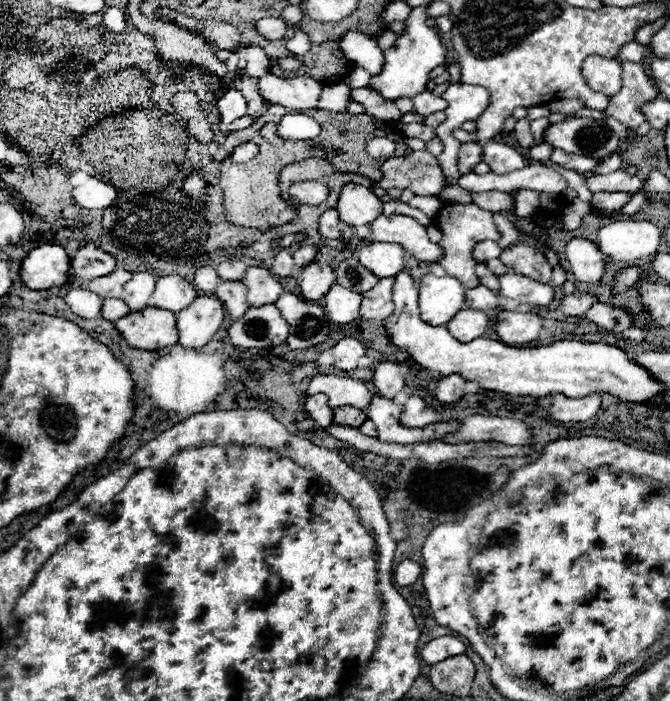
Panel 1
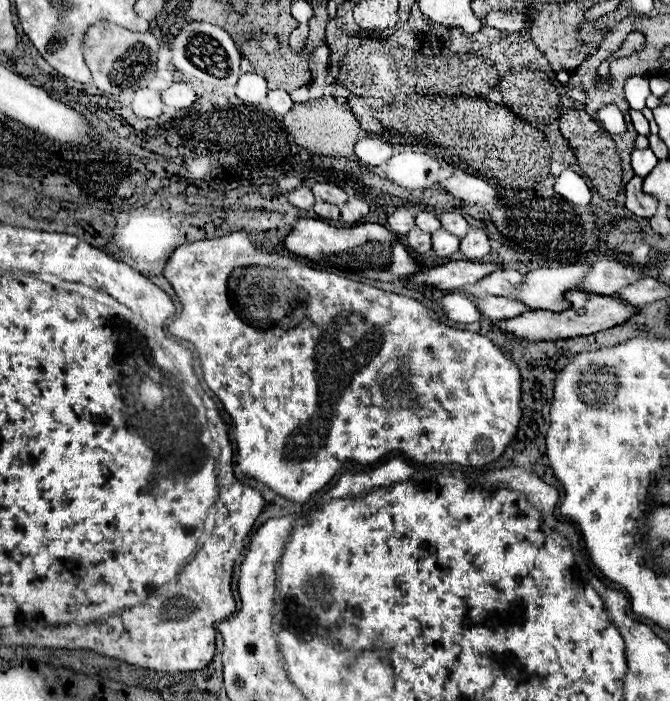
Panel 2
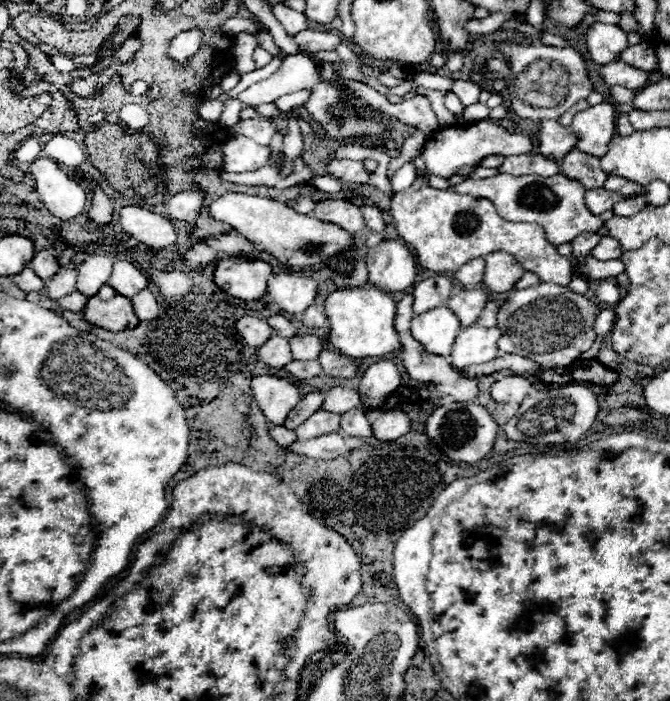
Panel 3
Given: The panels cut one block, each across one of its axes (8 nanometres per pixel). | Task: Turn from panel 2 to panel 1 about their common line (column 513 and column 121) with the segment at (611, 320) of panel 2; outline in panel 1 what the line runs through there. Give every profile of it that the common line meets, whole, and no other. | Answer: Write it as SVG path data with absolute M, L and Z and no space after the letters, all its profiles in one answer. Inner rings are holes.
M144 308L140 312L130 312L128 316L116 320L114 326L132 348L158 350L178 342L176 314L170 310Z

